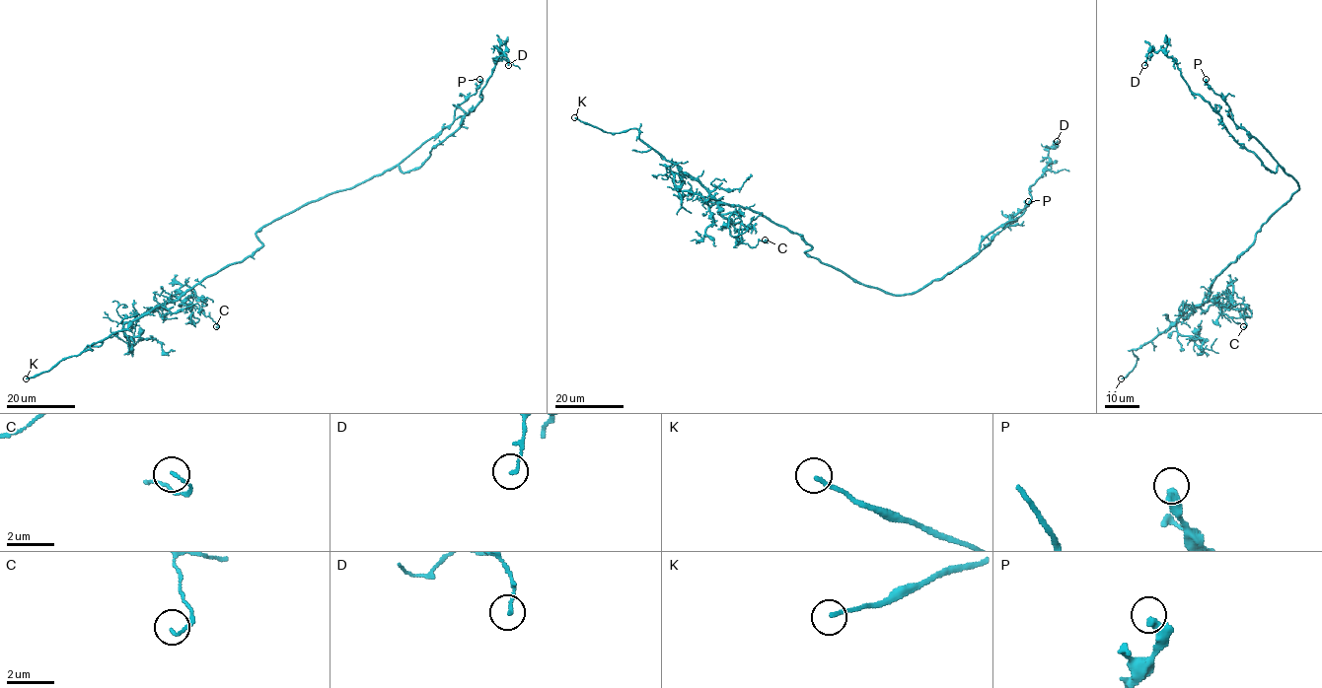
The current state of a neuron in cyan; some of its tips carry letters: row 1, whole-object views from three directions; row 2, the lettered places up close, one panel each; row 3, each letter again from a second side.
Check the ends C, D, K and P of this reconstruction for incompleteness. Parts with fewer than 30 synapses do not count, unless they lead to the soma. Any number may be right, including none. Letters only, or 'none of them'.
K

